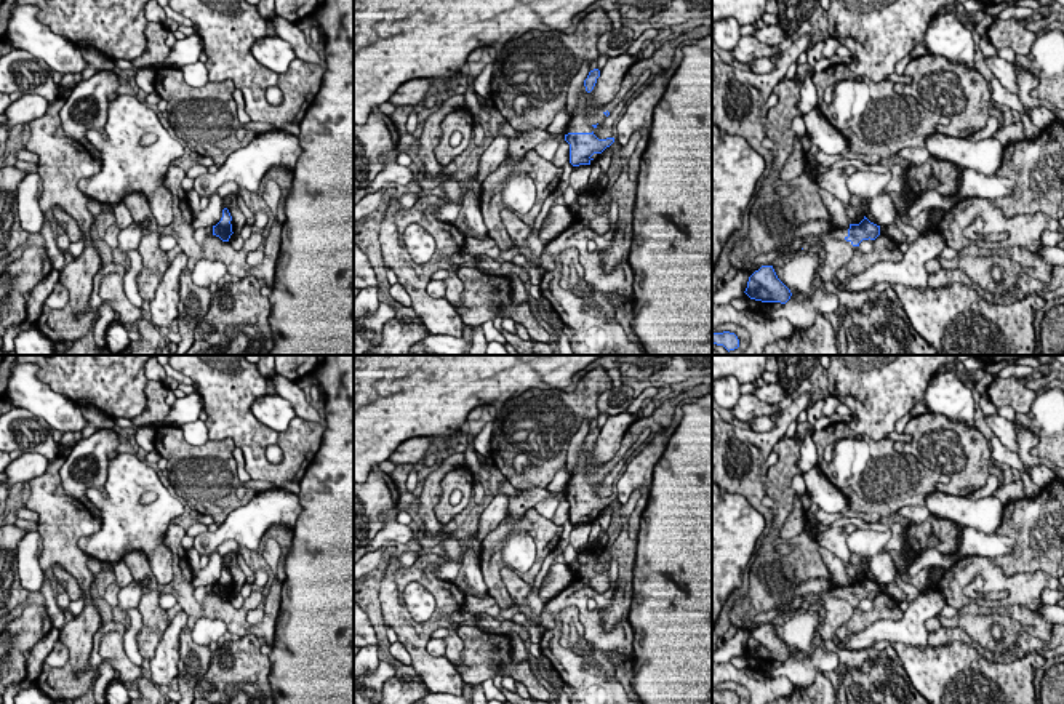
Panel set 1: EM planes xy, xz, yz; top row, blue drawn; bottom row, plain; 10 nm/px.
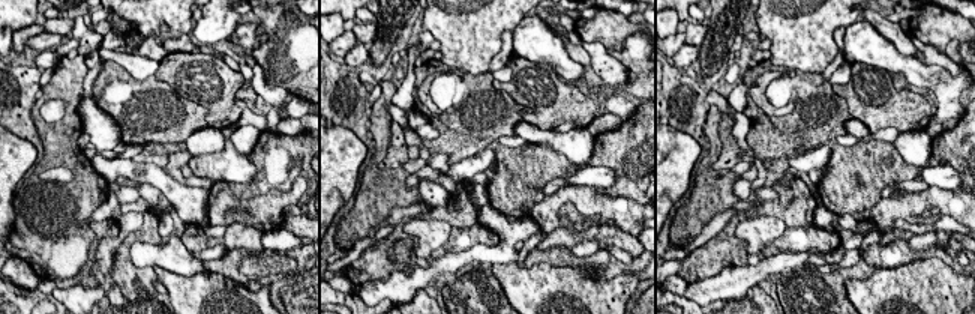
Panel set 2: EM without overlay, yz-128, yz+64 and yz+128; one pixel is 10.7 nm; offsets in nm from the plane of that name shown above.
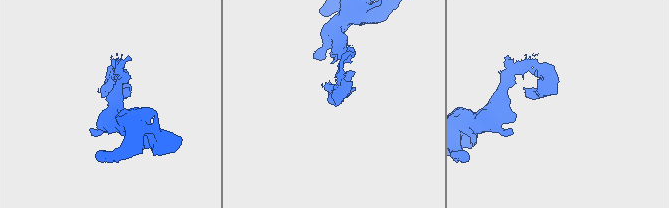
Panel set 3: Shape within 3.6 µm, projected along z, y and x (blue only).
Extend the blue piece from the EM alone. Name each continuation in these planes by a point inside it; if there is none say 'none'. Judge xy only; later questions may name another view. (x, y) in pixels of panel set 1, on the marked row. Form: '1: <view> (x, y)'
none

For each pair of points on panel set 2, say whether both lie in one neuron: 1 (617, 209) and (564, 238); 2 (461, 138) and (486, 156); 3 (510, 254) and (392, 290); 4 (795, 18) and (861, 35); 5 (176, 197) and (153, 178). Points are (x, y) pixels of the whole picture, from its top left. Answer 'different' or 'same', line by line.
1: different
2: different
3: same
4: different
5: same

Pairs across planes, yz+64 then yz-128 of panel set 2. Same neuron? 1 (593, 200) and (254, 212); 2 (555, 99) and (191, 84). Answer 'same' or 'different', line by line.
1: same
2: same

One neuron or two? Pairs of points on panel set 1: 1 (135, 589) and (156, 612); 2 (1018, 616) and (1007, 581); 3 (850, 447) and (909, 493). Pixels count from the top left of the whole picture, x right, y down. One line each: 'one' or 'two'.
1: two
2: two
3: one

